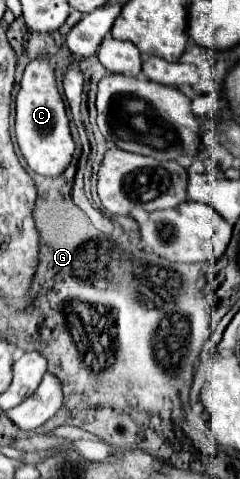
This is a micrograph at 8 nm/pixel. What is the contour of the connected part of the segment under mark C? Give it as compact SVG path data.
M48 55L32 59L24 69L20 91L16 95L16 139L28 167L40 175L58 177L72 161L74 141L70 135L64 101L56 89L54 65Z

